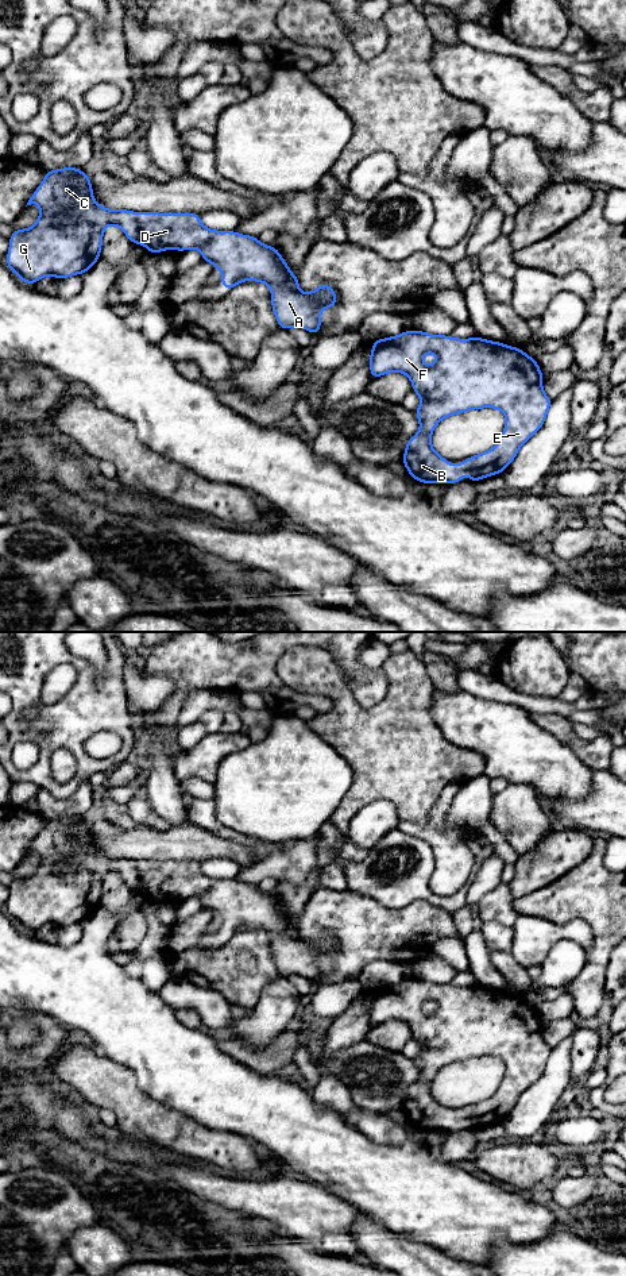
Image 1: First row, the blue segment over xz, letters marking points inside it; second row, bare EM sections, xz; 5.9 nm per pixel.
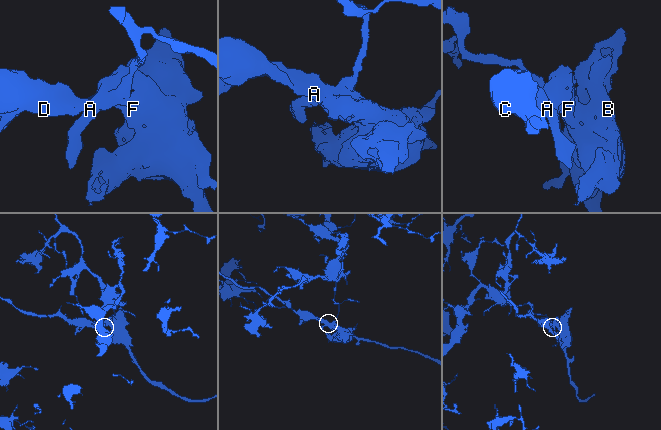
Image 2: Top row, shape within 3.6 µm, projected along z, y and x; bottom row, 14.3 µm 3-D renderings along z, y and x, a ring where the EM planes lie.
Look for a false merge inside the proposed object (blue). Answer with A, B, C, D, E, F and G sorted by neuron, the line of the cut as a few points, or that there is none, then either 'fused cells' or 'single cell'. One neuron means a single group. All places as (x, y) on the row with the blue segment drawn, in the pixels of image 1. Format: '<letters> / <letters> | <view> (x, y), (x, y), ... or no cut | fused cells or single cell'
A / B C D E F G | xz (271, 288), (292, 288), (297, 290) | fused cells

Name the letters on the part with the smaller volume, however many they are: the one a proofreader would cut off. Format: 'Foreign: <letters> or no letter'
Foreign: B, C, D, E, F, G

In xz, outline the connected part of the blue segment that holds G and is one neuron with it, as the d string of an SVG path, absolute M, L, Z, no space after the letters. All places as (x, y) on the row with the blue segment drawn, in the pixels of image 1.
M62 167L47 170L43 182L30 197L27 205L36 203L40 215L36 223L26 230L15 230L9 236L9 250L7 266L24 284L34 285L45 275L54 275L57 280L67 278L86 271L100 259L103 247L103 232L107 225L119 225L132 244L144 244L148 254L159 254L163 250L185 251L198 248L202 259L210 262L213 267L221 270L221 288L233 289L241 281L258 281L267 284L270 289L286 288L298 290L298 277L291 273L281 252L274 246L266 246L256 236L240 235L236 231L215 231L201 224L200 213L158 213L158 212L131 212L128 209L108 209L93 200L90 176L81 171L81 167Z

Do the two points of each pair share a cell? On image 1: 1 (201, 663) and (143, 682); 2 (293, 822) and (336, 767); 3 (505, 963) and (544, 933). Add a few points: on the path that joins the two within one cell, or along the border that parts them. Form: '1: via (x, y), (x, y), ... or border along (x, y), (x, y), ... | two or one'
1: border along (143, 654), (146, 670), (174, 686), (162, 706) | two
2: via (294, 809), (323, 781) | one
3: border along (509, 951), (526, 968) | two

